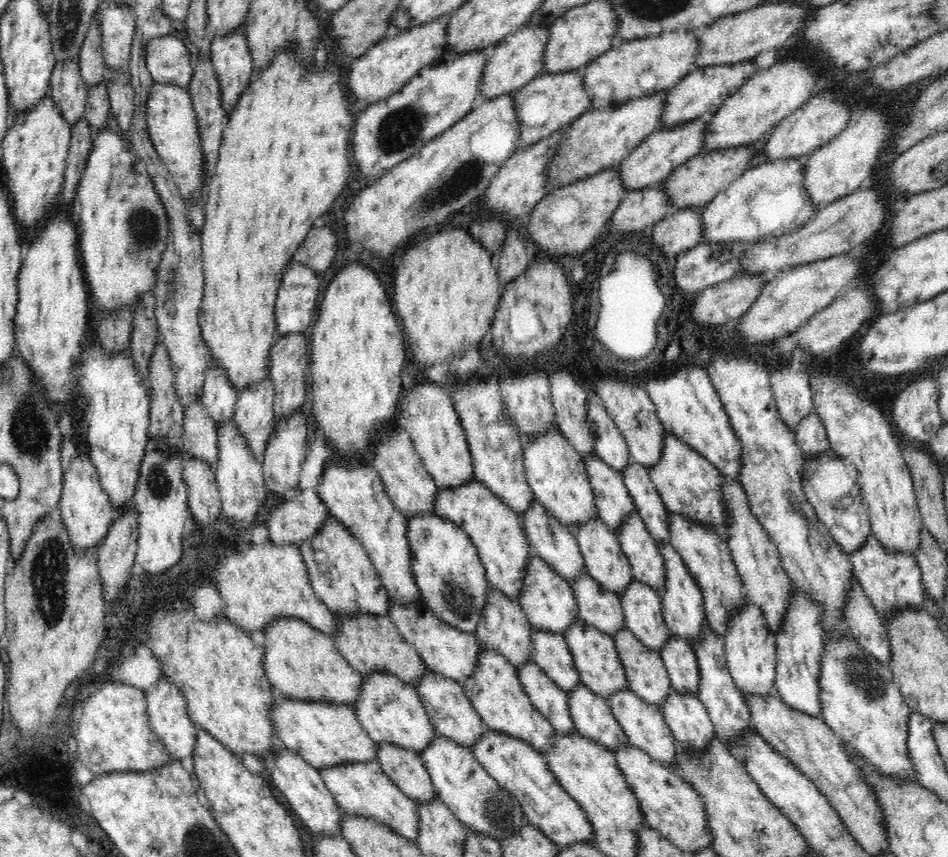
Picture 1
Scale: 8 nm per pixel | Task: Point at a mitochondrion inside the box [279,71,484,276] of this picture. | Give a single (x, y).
(399, 129)

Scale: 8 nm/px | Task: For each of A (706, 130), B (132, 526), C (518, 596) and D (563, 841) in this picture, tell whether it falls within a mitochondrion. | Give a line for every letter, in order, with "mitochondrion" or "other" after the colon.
A: other
B: other
C: other
D: other

